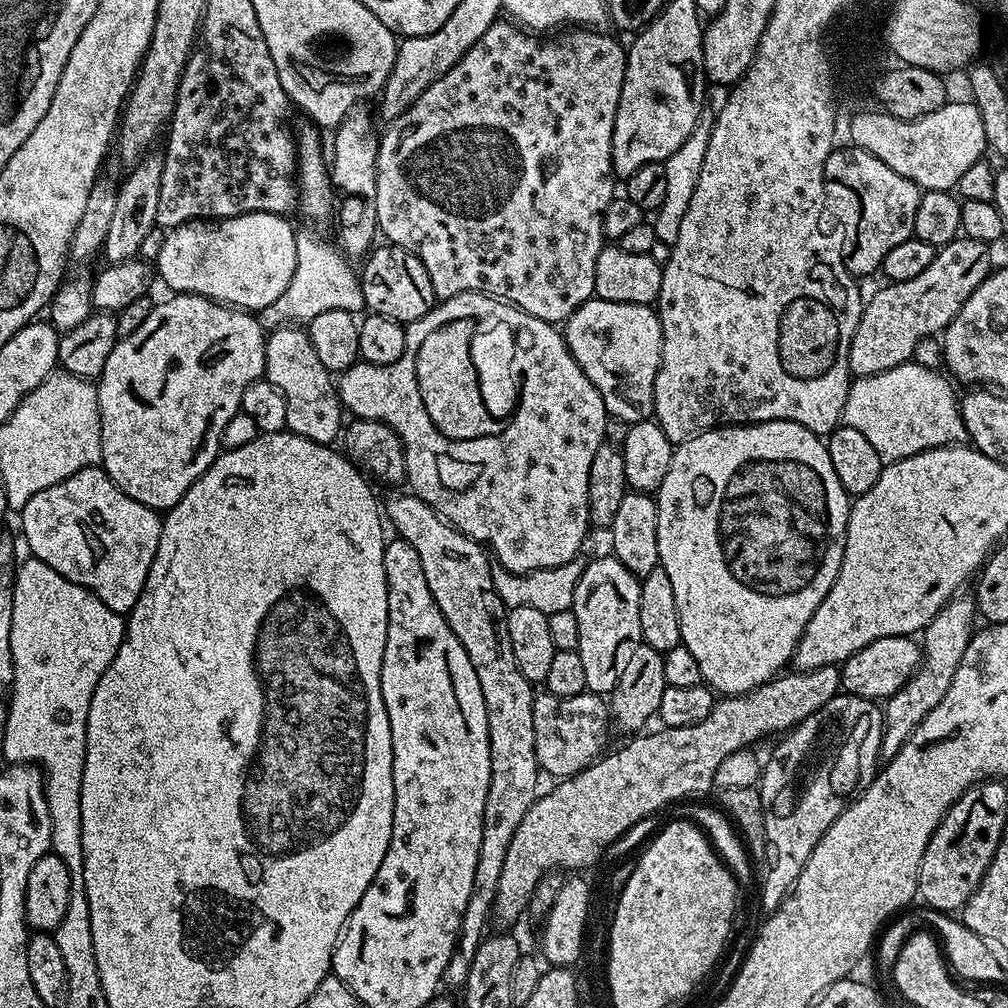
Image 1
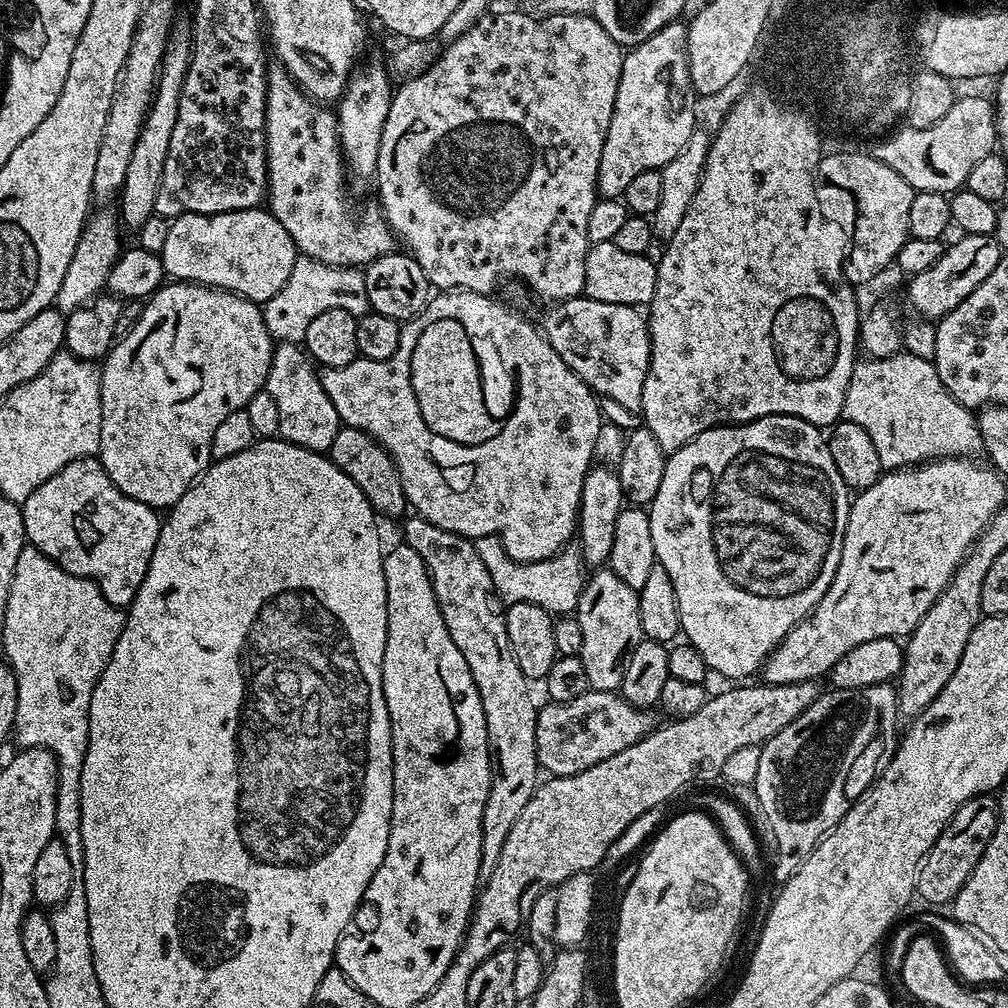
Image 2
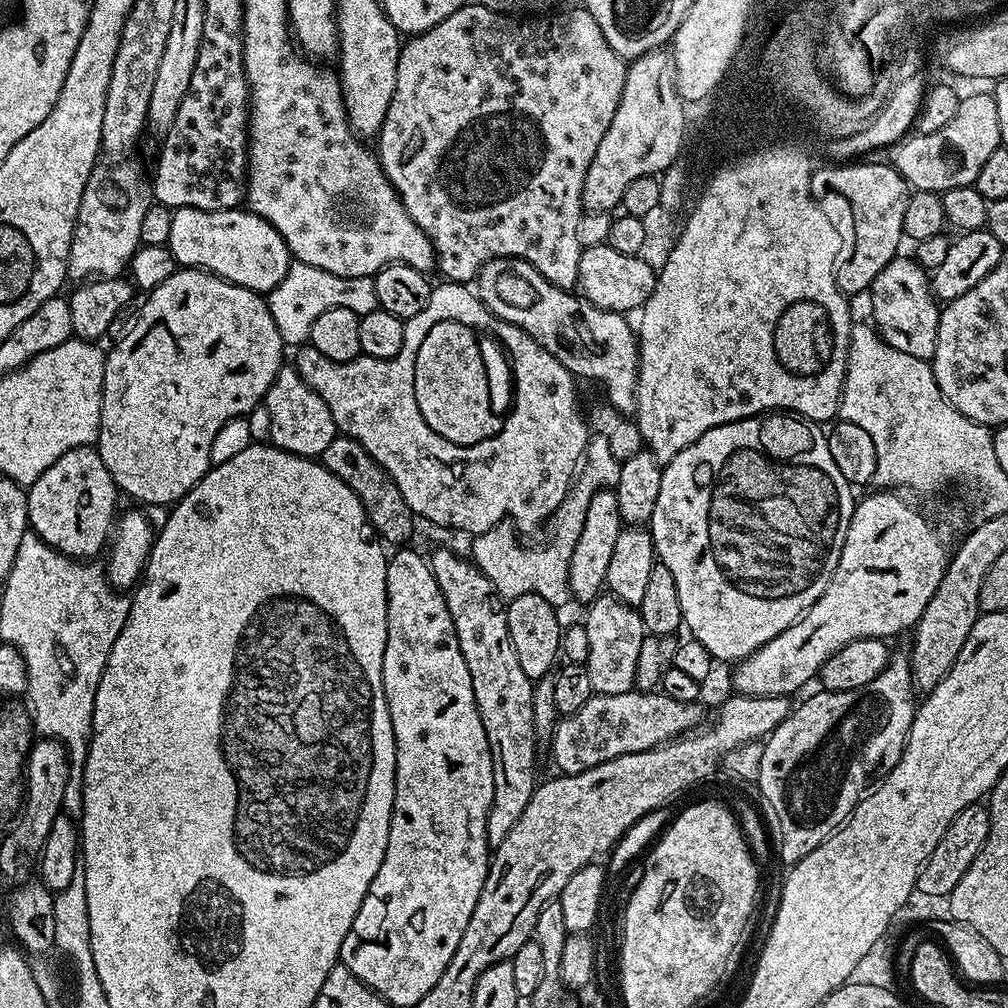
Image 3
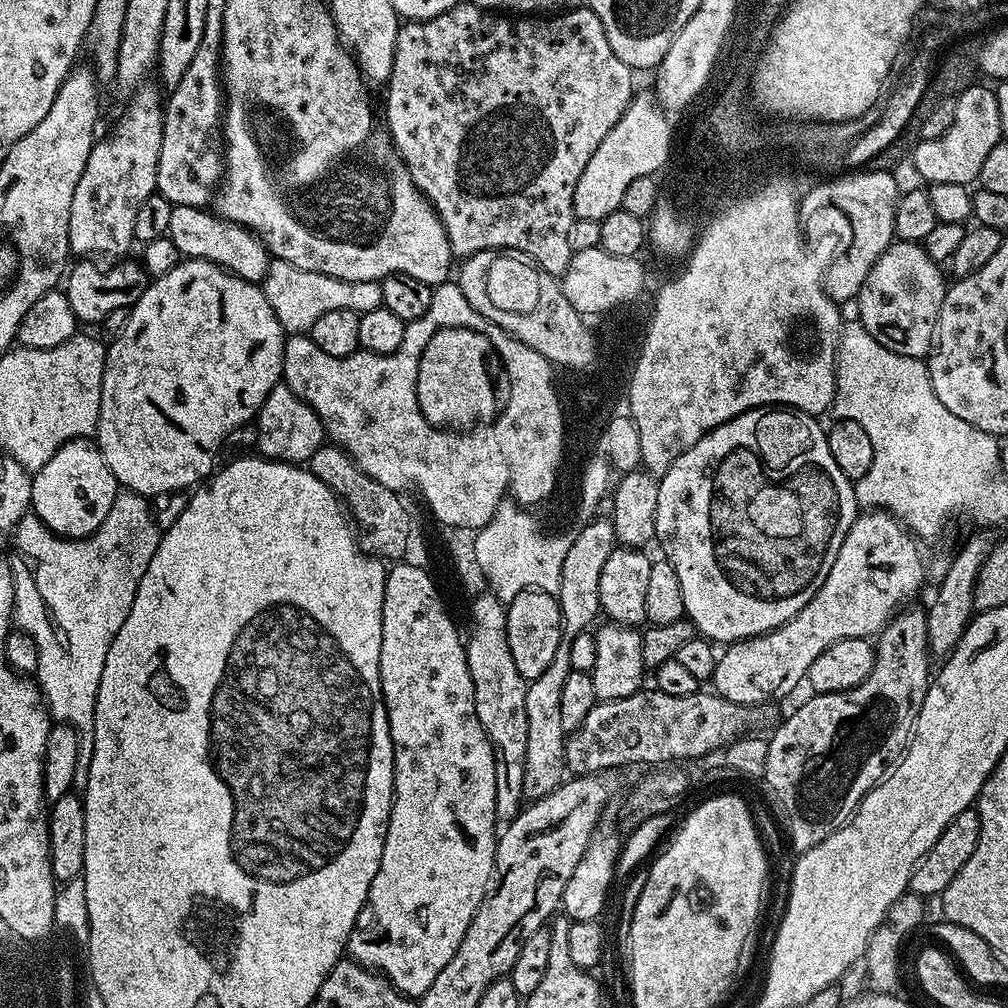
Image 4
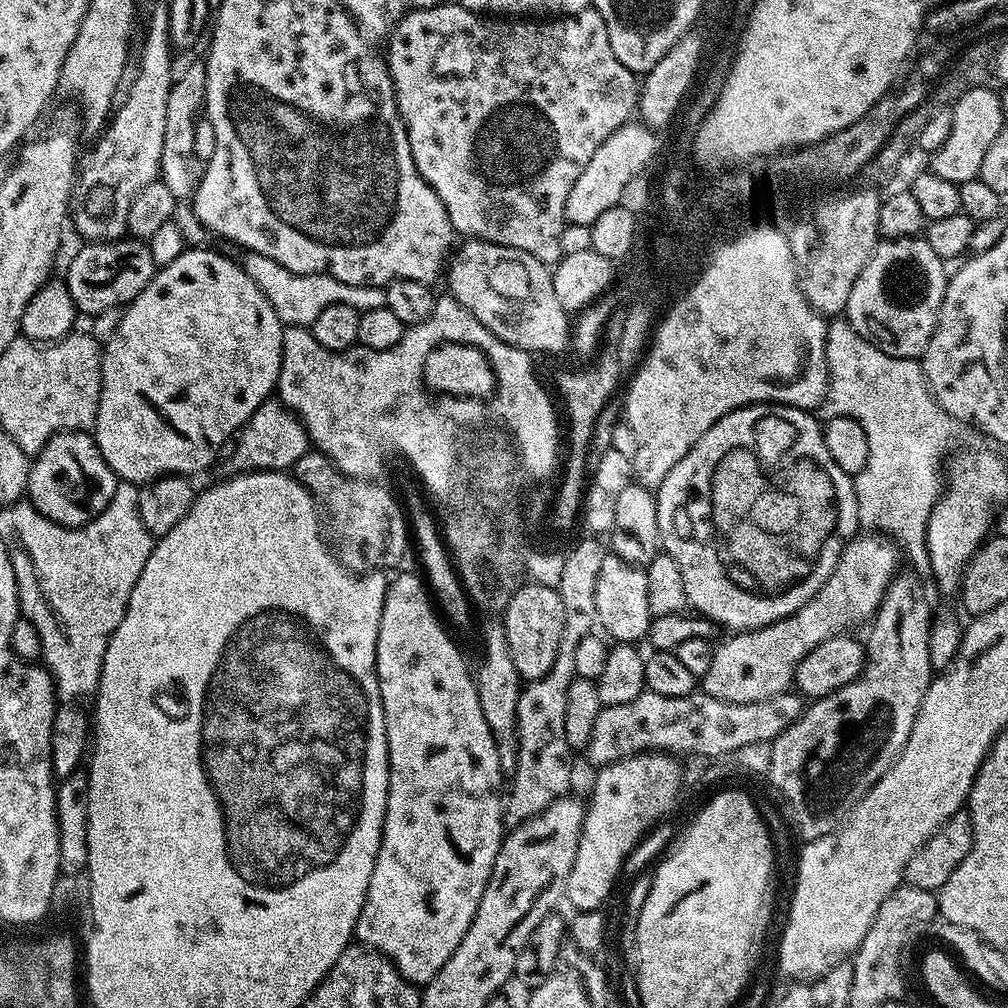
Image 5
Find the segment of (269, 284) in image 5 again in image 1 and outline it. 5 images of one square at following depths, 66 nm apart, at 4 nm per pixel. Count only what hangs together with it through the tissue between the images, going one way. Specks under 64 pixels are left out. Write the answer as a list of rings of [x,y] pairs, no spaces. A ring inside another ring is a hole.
[[[300,228],[295,236],[295,270],[290,280],[290,286],[276,303],[263,309],[259,315],[261,327],[266,330],[279,328],[285,324],[307,324],[327,310],[346,310],[353,314],[361,313],[365,309],[364,295],[360,284],[359,275],[352,270],[353,265],[343,256],[343,253],[333,244],[322,240],[316,233]]]

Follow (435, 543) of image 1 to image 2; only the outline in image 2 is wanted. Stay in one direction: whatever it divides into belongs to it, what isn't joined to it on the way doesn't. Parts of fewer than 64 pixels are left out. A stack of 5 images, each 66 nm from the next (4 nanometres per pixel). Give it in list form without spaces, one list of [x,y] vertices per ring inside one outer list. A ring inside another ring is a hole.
[[[412,514],[403,521],[403,543],[418,550],[418,558],[426,562],[426,570],[430,582],[434,586],[436,601],[440,607],[442,618],[446,622],[446,630],[450,630],[450,638],[454,638],[454,646],[462,650],[462,658],[466,658],[466,666],[470,666],[470,674],[474,678],[474,686],[478,690],[478,698],[482,702],[482,714],[486,718],[486,734],[488,735],[488,753],[492,755],[492,785],[486,798],[486,810],[482,814],[482,858],[480,859],[481,881],[488,880],[494,874],[494,866],[498,866],[498,857],[502,854],[502,846],[506,846],[506,834],[518,822],[518,814],[526,810],[526,802],[535,794],[538,787],[536,775],[542,769],[536,757],[536,713],[538,704],[532,701],[530,681],[518,670],[518,662],[512,653],[512,647],[506,634],[506,605],[494,590],[494,582],[490,578],[490,570],[486,570],[482,558],[478,558],[478,550],[471,539],[453,532],[442,530],[421,516]]]

